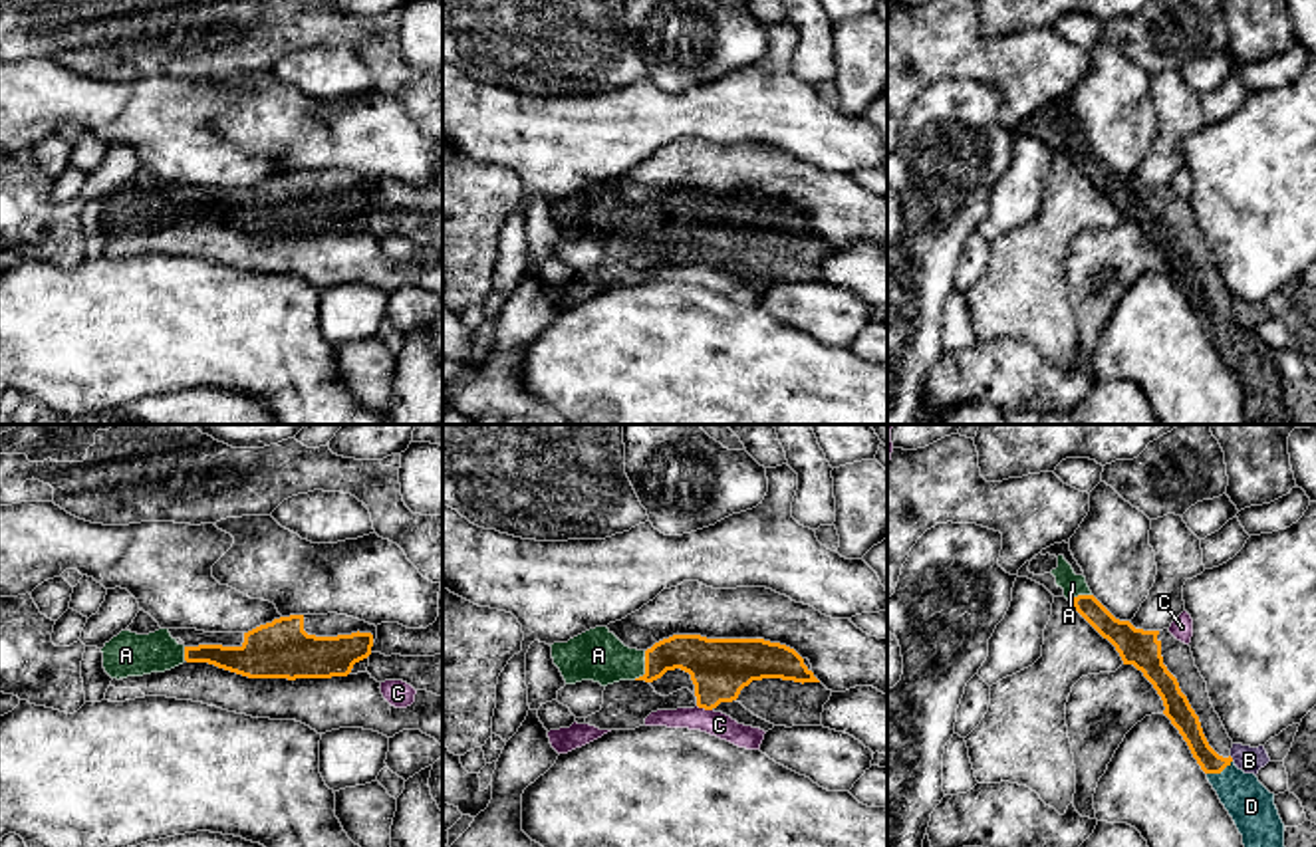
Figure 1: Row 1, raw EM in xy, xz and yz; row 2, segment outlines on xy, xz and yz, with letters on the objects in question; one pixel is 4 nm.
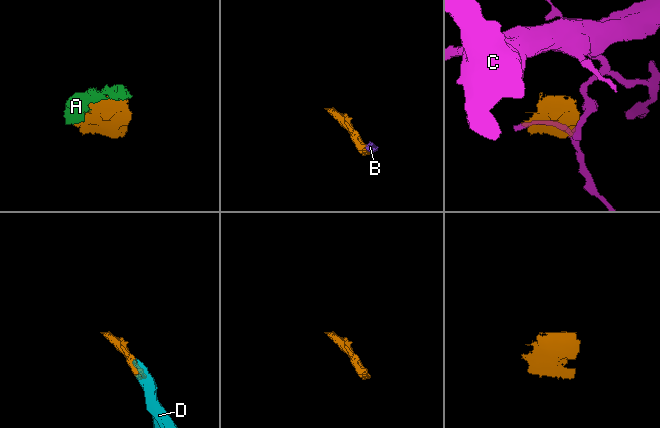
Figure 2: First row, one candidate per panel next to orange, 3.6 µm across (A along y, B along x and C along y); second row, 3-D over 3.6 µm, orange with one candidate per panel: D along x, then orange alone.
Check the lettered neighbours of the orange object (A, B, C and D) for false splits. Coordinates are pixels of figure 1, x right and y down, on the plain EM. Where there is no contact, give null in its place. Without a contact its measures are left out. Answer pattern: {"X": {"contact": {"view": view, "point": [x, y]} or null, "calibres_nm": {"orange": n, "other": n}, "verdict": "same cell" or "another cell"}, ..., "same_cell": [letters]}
{"A": {"contact": {"view": "xz", "point": [646, 223]}, "calibres_nm": {"orange": 180, "other": 220}, "verdict": "same cell"}, "B": {"contact": {"view": "yz", "point": [1231, 314]}, "calibres_nm": {"orange": 100, "other": 100}, "verdict": "another cell"}, "C": {"contact": {"view": "xz", "point": [705, 264]}, "calibres_nm": {"orange": 240, "other": 100}, "verdict": "another cell"}, "D": {"contact": {"view": "yz", "point": [1219, 328]}, "calibres_nm": {"orange": 100, "other": 190}, "verdict": "same cell"}, "same_cell": ["A", "D"]}

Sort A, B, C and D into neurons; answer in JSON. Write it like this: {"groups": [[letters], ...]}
{"groups": [["A", "D"], ["B"], ["C"]]}

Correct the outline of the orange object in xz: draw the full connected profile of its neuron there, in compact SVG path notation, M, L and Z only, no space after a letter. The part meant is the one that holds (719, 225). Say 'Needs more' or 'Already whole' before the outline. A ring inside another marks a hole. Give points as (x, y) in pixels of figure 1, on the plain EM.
Needs more. M595 182L550 202L566 240L653 238L667 226L681 224L691 230L697 262L705 266L736 256L752 236L820 238L794 204L764 194L673 190L637 206L625 202L607 182Z

